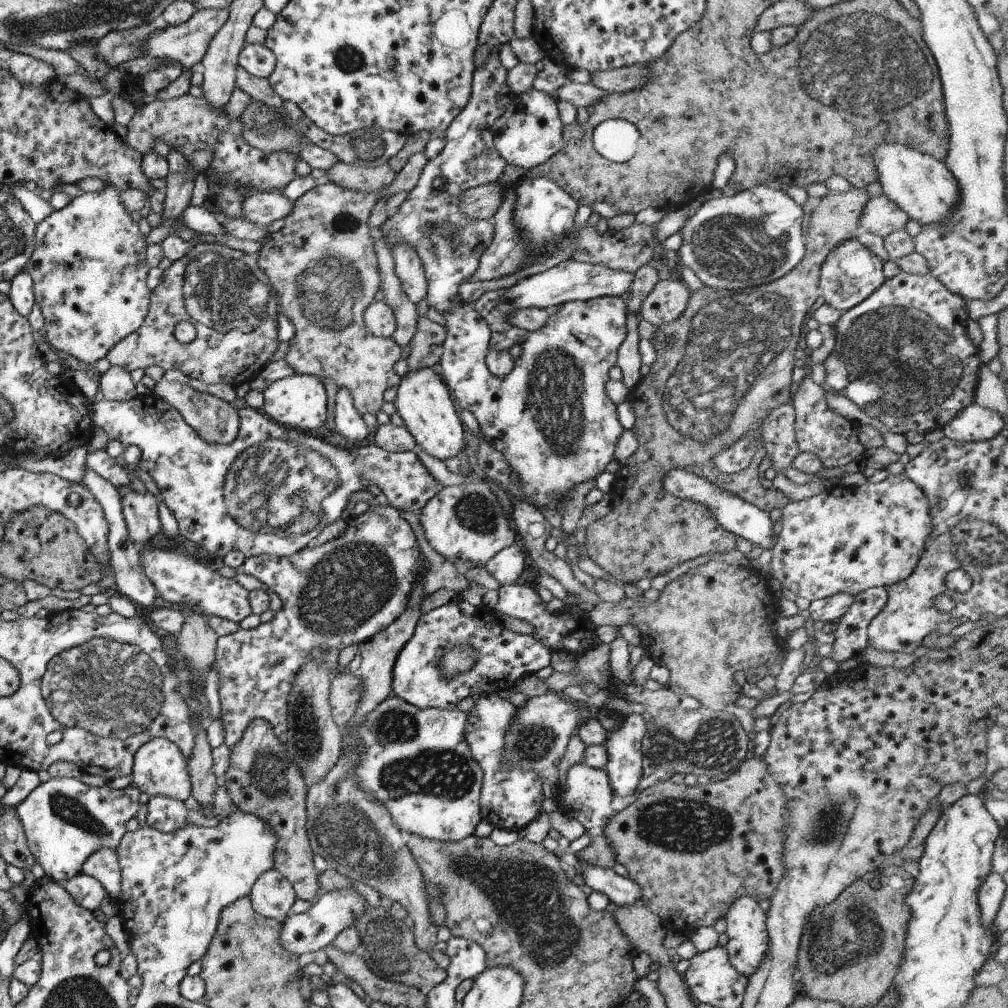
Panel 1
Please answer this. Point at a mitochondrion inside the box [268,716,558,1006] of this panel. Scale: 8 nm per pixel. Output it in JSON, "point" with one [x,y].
{"point":[343,829]}

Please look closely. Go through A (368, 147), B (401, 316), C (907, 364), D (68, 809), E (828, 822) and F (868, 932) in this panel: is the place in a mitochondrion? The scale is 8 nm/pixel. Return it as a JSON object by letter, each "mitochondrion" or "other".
{"A":"mitochondrion","B":"other","C":"mitochondrion","D":"mitochondrion","E":"mitochondrion","F":"mitochondrion"}

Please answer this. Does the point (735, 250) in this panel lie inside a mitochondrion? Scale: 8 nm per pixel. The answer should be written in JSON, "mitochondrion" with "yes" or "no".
{"mitochondrion":"yes"}

